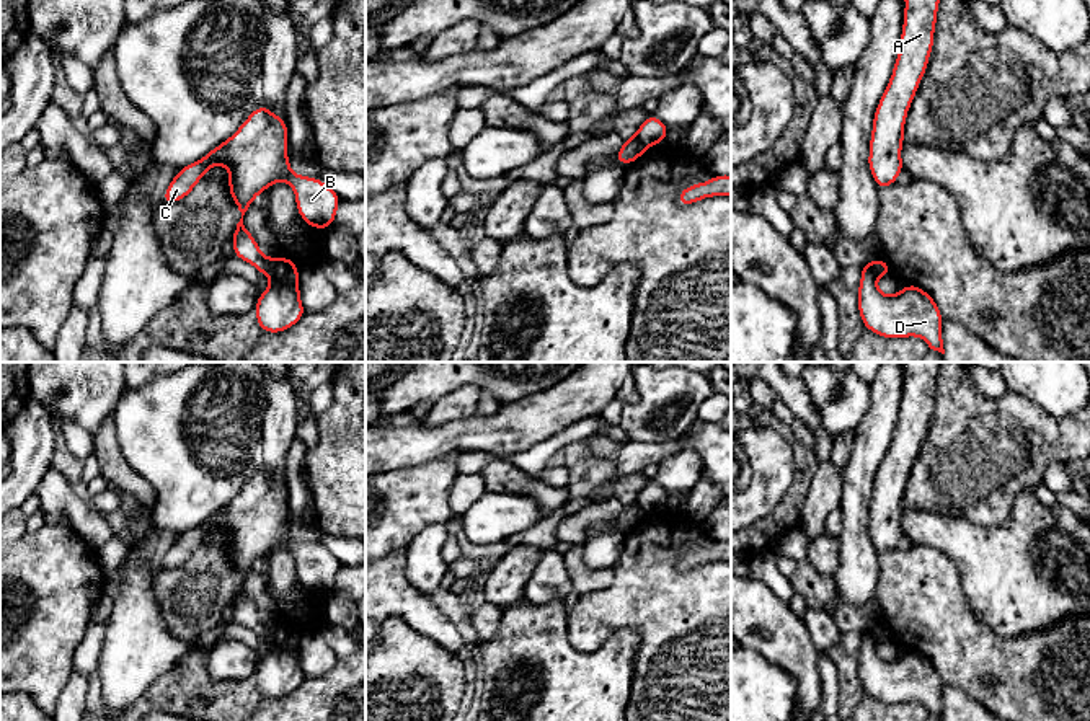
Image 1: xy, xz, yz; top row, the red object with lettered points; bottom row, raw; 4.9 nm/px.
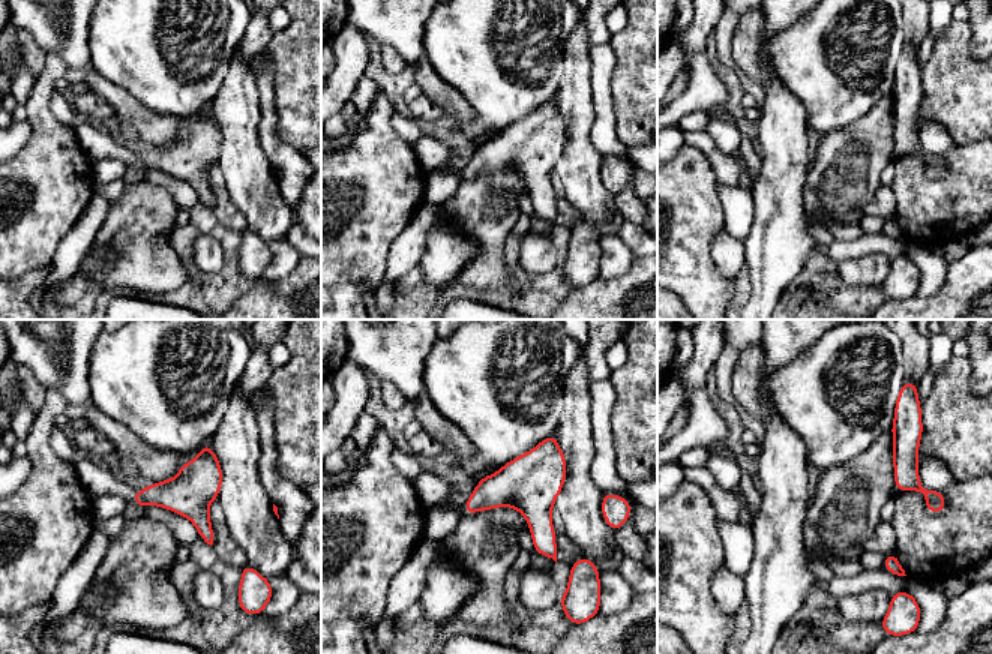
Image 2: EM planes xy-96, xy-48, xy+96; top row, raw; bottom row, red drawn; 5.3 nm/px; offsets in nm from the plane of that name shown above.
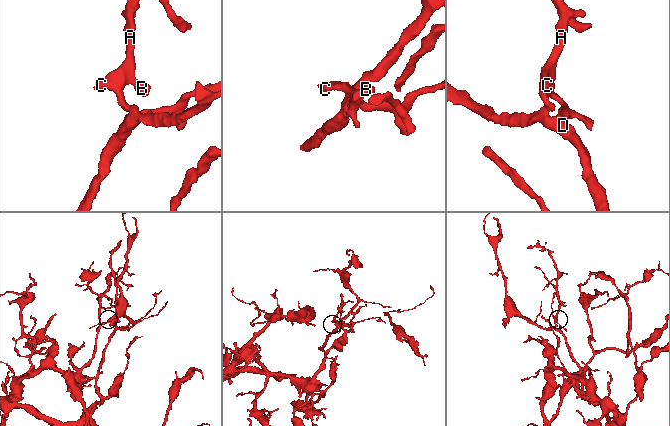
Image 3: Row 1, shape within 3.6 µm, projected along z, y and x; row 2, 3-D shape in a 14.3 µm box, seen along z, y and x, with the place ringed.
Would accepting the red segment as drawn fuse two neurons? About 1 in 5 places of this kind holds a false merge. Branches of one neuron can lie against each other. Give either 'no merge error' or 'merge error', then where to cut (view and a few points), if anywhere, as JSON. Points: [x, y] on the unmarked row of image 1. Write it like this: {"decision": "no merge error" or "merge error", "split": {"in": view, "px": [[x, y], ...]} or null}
{"decision": "merge error", "split": {"in": "xy", "px": [[274, 625], [274, 635], [270, 640]]}}

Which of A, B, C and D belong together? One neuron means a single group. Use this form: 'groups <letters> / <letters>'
groups A B C / D

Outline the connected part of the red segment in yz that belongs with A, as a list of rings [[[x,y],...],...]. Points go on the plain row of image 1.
[[[904,362],[901,414],[891,445],[878,468],[870,504],[868,532],[883,555],[896,548],[904,530],[904,488],[933,413],[937,375],[942,362]]]

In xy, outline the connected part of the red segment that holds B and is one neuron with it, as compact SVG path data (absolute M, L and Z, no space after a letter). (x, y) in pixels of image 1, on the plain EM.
M259 470L230 504L217 511L199 527L179 533L179 538L166 553L162 569L184 564L209 533L222 529L230 537L228 556L241 577L241 584L232 600L233 621L253 630L263 641L271 641L274 638L274 625L266 623L261 618L256 605L243 591L243 581L250 574L253 564L276 546L287 546L295 556L299 581L307 587L308 592L321 595L335 589L336 574L341 568L341 563L320 543L299 542L290 535L287 512L287 488L271 478L266 471Z

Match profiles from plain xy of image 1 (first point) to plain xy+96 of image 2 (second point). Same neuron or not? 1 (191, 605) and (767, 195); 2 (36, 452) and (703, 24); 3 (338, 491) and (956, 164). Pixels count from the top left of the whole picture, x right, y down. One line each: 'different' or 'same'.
1: different
2: same
3: different

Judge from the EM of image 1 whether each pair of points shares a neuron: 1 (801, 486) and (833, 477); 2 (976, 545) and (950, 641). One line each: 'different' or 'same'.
1: different
2: different

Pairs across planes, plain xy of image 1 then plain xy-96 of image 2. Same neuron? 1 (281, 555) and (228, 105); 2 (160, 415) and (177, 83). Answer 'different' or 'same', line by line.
1: same
2: same

